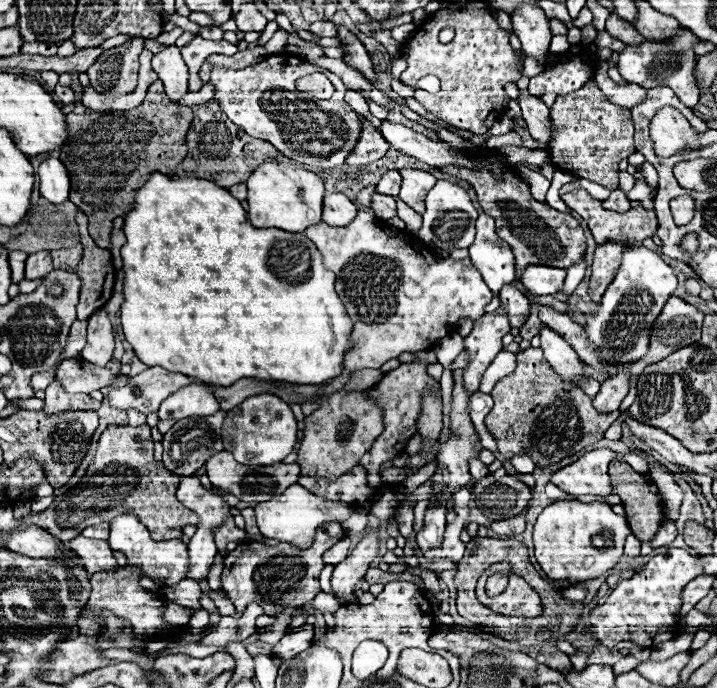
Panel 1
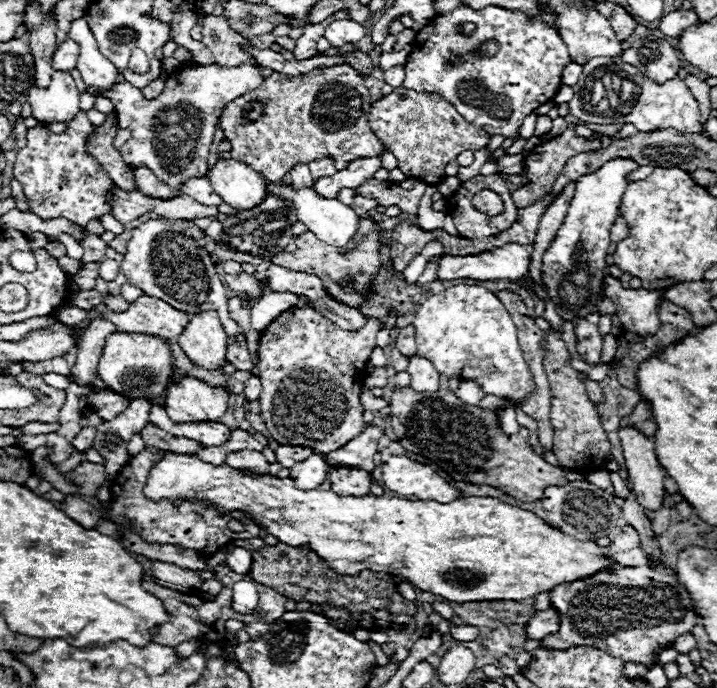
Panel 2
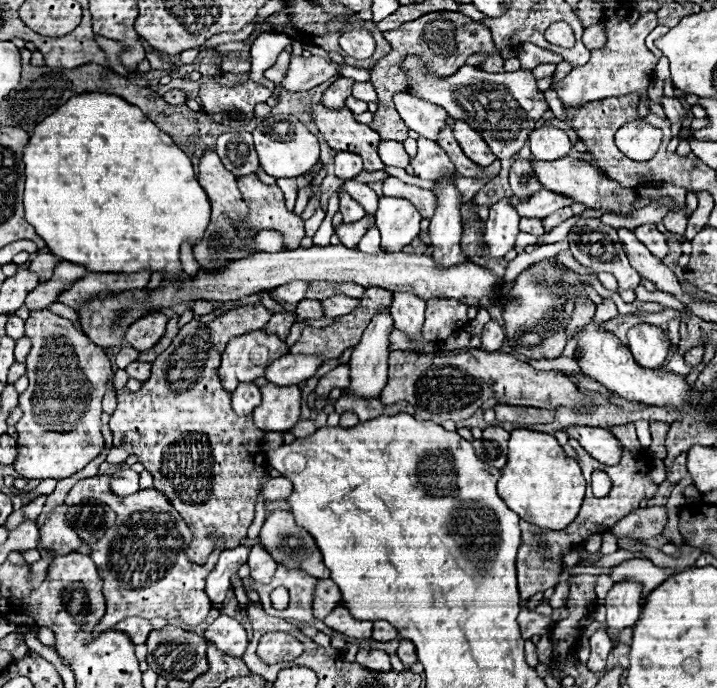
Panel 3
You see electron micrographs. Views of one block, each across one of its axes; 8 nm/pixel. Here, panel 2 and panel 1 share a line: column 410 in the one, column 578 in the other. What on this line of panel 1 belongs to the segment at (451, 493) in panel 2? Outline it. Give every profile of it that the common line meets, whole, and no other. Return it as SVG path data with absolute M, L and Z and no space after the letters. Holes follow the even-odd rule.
M592 450L584 454L578 462L552 474L552 482L576 496L610 496L610 476L608 462L614 458L624 458L612 450Z

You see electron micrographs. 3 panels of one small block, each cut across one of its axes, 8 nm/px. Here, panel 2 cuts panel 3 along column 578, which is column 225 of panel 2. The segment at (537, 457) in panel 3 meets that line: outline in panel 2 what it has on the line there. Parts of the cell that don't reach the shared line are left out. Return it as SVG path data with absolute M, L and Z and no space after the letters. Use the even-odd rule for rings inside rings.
M168 452L166 458L162 462L158 462L158 466L154 466L148 474L148 482L146 482L146 490L144 490L146 498L178 498L178 500L184 500L184 498L202 498L202 500L208 500L212 502L214 506L218 506L220 510L250 510L256 518L256 524L258 526L264 526L268 530L268 534L276 536L278 542L286 542L288 546L300 546L300 544L308 544L322 560L326 560L326 564L332 568L332 570L338 570L338 574L356 574L360 570L372 570L372 572L386 572L386 574L398 574L402 578L406 578L410 584L414 584L416 588L424 590L424 592L430 592L430 594L436 594L436 596L442 596L446 600L452 600L452 602L480 602L480 600L526 600L534 594L540 594L540 592L550 592L554 586L560 586L560 584L566 584L566 582L576 582L576 580L582 580L582 578L588 578L588 576L594 576L602 570L610 570L610 560L608 556L602 552L602 548L596 544L596 540L576 540L574 536L570 534L564 534L562 530L556 530L552 526L548 526L540 516L536 516L534 512L530 510L522 510L518 506L512 506L512 504L506 504L498 498L476 498L476 496L470 496L470 498L464 498L464 500L454 500L450 504L440 504L440 502L434 502L434 500L402 500L402 498L396 498L396 496L376 496L376 494L366 494L366 496L338 496L336 492L332 490L320 490L320 488L312 488L312 490L298 490L292 482L292 478L286 478L286 480L280 480L272 474L266 474L266 476L256 476L256 478L250 478L250 476L244 476L244 474L238 474L238 470L230 468L230 466L210 466L194 456L188 456L188 454L172 454Z

